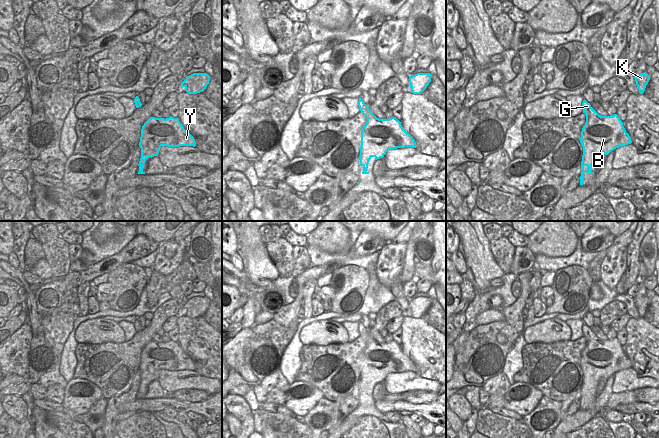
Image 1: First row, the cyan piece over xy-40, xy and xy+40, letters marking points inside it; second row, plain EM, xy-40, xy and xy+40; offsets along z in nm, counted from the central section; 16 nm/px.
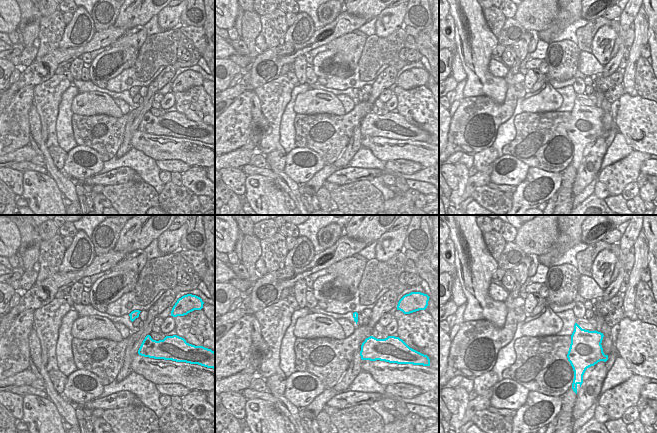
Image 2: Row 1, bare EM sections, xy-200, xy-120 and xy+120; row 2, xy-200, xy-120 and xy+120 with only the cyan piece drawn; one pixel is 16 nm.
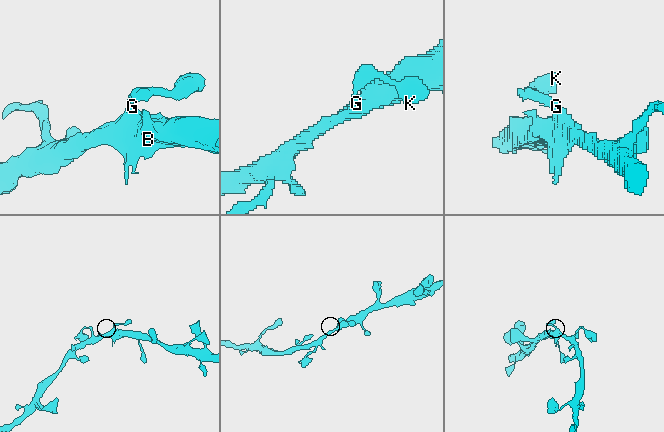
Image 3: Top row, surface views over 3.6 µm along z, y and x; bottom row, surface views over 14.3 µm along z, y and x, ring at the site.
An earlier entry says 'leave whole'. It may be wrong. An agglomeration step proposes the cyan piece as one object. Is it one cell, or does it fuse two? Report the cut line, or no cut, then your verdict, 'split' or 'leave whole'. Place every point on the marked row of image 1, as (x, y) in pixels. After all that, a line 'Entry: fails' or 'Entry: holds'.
no cut; leave whole
Entry: holds

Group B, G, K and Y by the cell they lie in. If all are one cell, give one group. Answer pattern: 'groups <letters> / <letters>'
groups B G K Y

